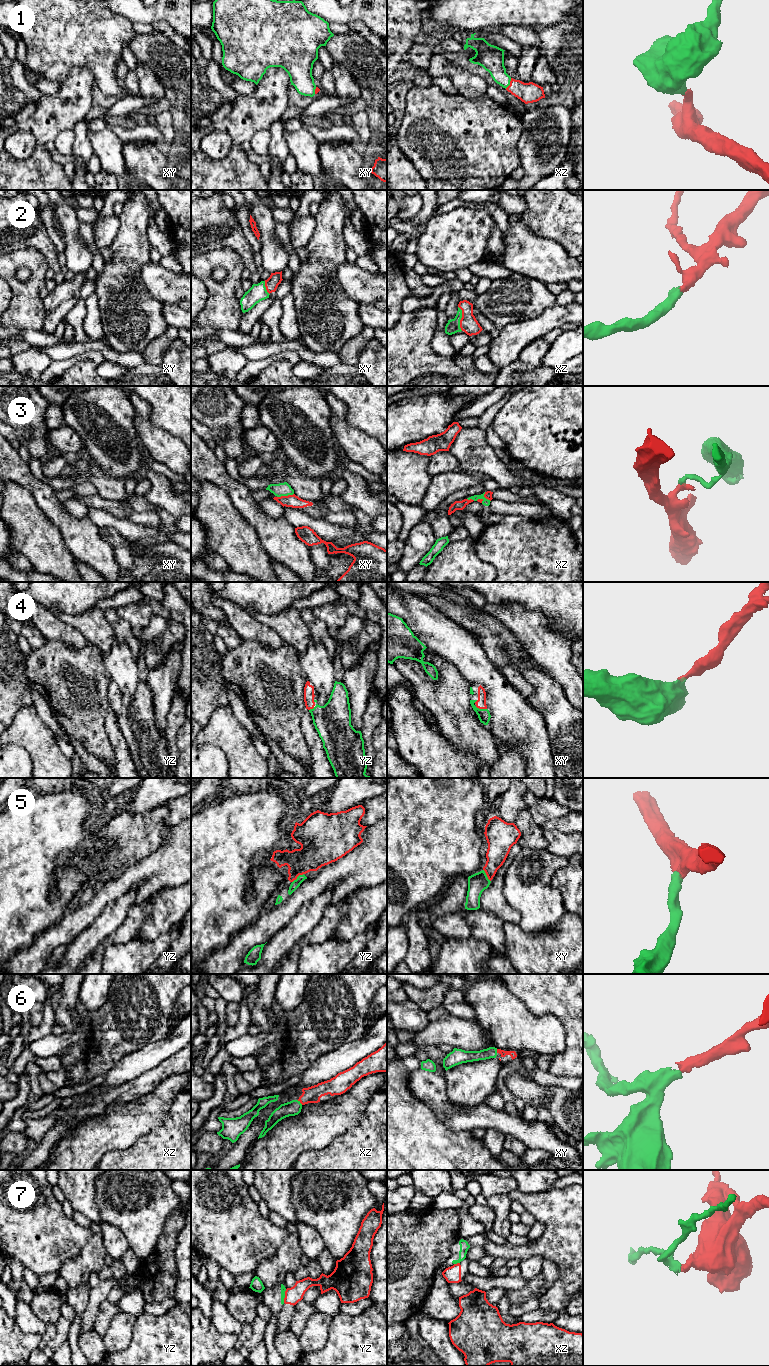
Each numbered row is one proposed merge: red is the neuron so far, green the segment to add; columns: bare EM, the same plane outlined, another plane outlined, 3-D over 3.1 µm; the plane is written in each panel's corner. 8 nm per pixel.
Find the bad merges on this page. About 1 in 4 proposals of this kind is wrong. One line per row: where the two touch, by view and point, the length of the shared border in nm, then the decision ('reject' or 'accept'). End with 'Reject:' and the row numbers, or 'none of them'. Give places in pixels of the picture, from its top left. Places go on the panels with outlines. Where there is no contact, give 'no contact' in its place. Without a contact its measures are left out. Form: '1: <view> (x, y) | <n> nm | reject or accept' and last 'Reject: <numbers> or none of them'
1: xz (510, 83) | 100 nm | accept
2: xz (461, 318) | 200 nm | accept
3: xy (285, 496) | 140 nm | reject
4: xy (481, 708) | 100 nm | accept
5: yz (297, 876) | 120 nm | accept
6: xz (300, 1102) | 60 nm | accept
7: yz (285, 1296) | 110 nm | reject
Reject: 3, 7

